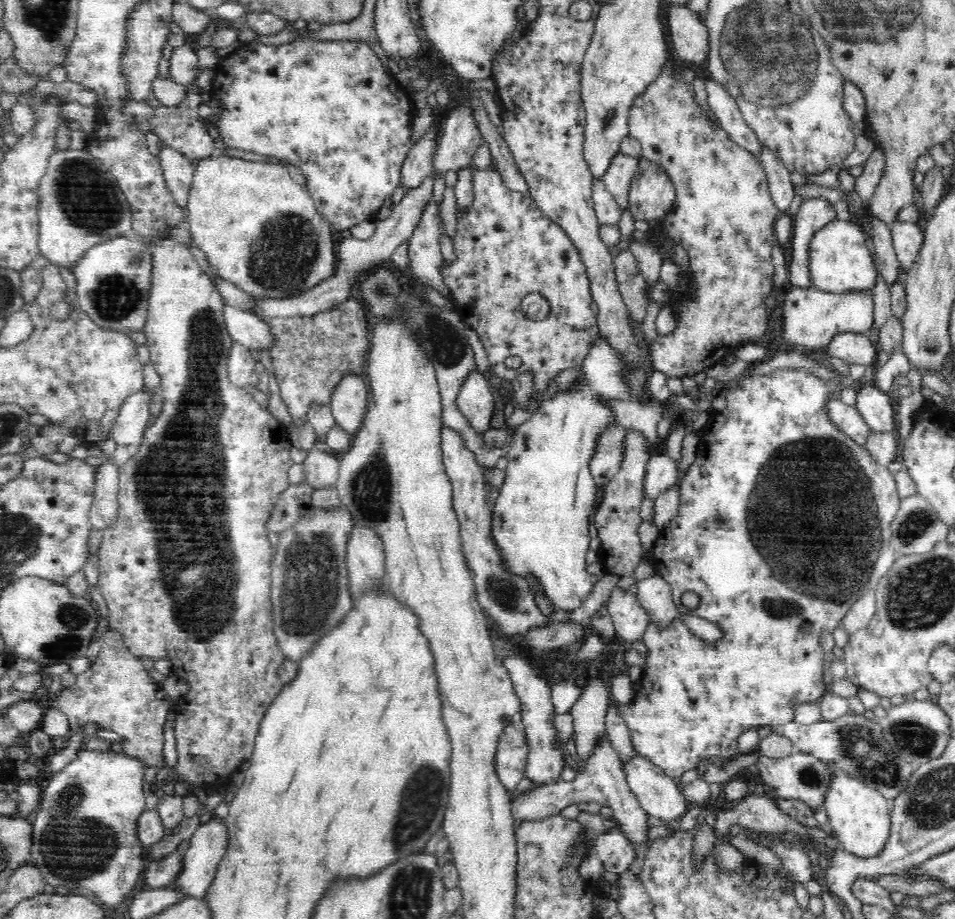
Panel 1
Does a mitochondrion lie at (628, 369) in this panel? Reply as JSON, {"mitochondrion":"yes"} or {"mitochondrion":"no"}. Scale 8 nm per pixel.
{"mitochondrion":"no"}

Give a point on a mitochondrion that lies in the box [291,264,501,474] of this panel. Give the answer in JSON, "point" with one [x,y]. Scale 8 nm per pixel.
{"point":[446,343]}

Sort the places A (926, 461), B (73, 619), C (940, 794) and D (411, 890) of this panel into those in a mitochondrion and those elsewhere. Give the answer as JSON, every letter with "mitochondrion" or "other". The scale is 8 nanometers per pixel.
{"A":"other","B":"mitochondrion","C":"mitochondrion","D":"mitochondrion"}

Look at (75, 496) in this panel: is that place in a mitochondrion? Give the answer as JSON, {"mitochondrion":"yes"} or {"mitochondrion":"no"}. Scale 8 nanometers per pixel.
{"mitochondrion":"no"}

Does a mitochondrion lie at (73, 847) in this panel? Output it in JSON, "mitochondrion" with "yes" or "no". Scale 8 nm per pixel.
{"mitochondrion":"yes"}

